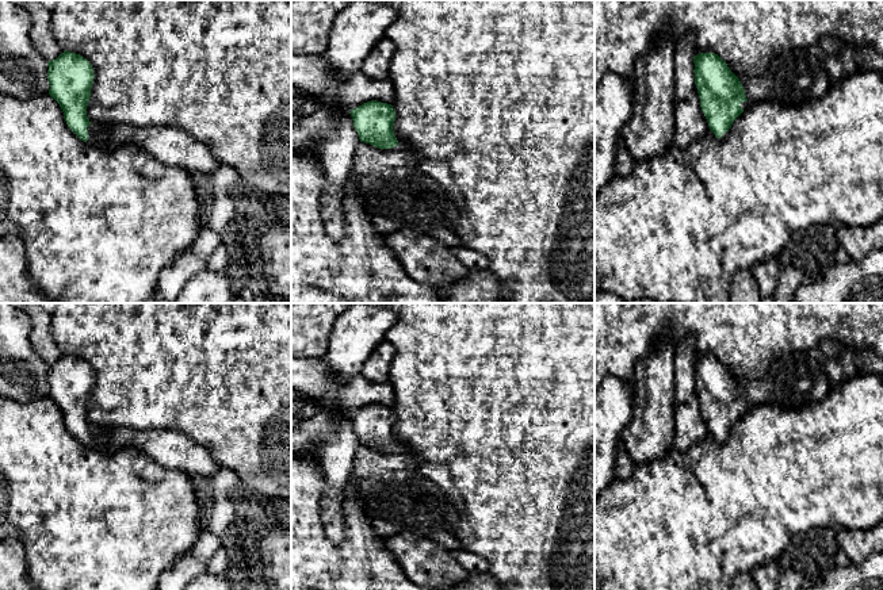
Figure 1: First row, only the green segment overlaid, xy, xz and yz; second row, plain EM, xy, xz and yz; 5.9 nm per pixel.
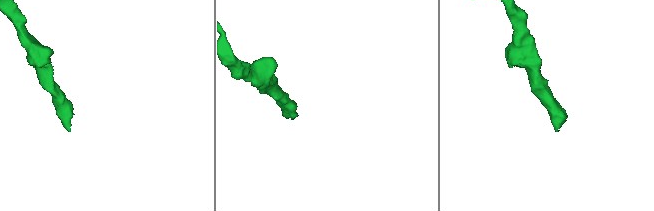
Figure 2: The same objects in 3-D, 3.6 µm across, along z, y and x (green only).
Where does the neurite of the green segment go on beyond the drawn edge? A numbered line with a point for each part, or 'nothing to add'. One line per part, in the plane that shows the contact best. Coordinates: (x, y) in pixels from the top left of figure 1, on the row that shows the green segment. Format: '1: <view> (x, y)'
1: xy (94, 140)

